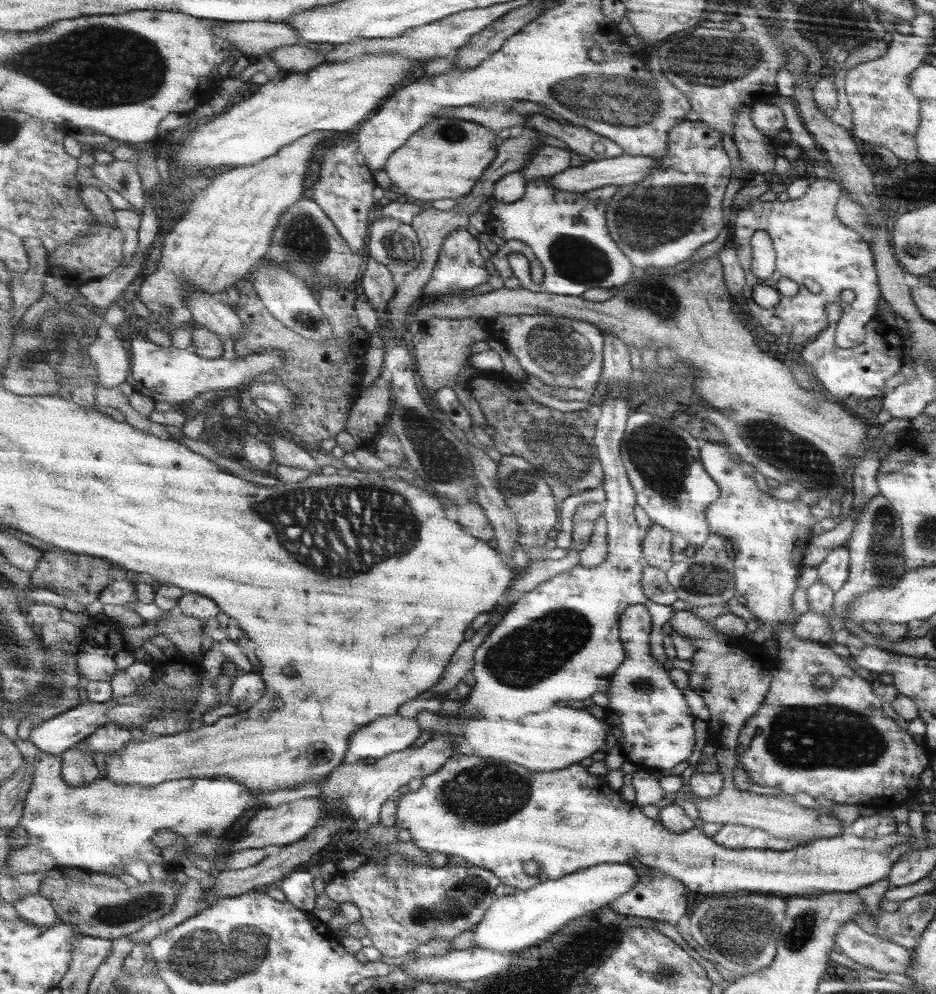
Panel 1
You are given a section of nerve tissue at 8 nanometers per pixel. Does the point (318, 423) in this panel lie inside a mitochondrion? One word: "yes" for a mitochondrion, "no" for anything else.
no

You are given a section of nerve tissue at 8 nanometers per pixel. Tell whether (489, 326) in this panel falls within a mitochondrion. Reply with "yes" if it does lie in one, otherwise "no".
no

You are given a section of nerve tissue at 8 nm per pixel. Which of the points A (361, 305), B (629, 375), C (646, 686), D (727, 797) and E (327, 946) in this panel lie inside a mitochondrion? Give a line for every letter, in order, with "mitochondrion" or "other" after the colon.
A: other
B: other
C: mitochondrion
D: other
E: other

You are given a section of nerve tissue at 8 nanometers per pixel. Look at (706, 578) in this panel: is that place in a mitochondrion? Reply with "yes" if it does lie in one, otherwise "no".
yes

